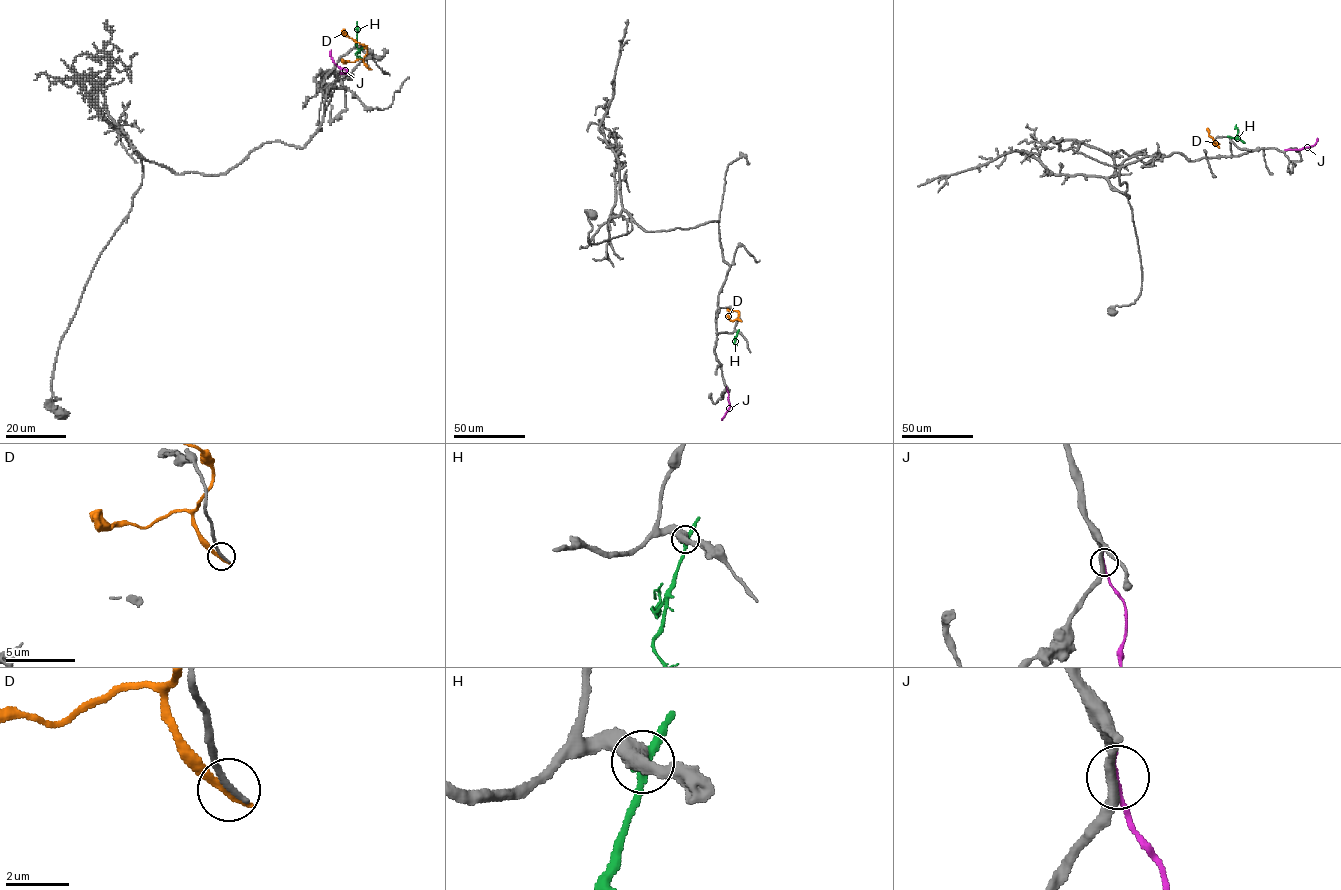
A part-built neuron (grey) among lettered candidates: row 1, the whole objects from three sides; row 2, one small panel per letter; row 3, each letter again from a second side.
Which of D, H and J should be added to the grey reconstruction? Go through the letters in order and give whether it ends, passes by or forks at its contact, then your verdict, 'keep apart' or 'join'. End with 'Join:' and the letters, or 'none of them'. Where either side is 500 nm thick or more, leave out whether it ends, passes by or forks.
D: it ends | keep apart
H: it passes by | keep apart
J: it ends | keep apart
Join: none of them

